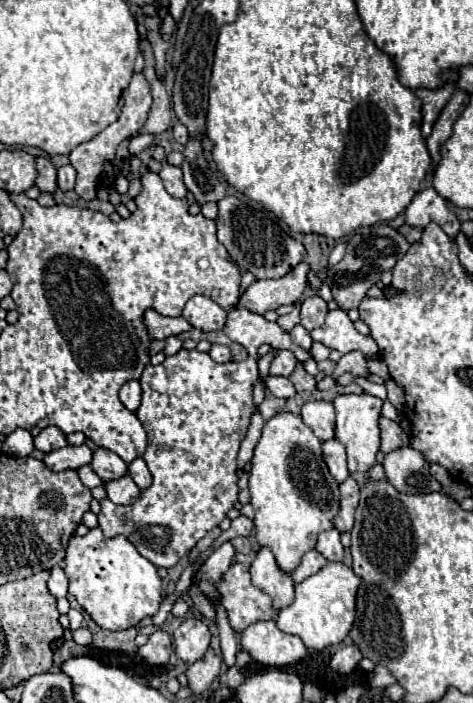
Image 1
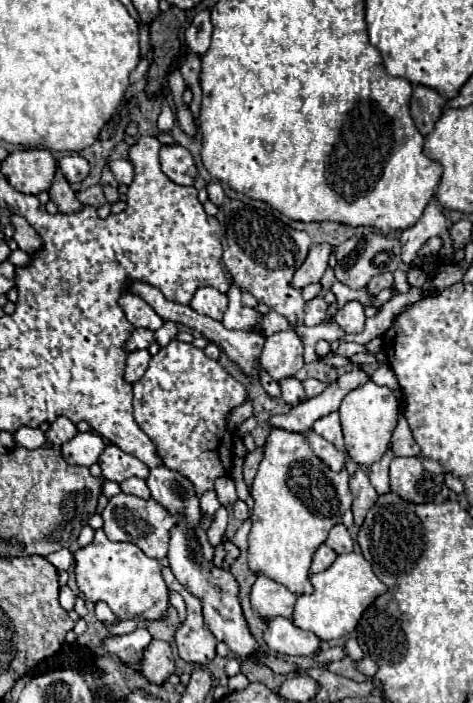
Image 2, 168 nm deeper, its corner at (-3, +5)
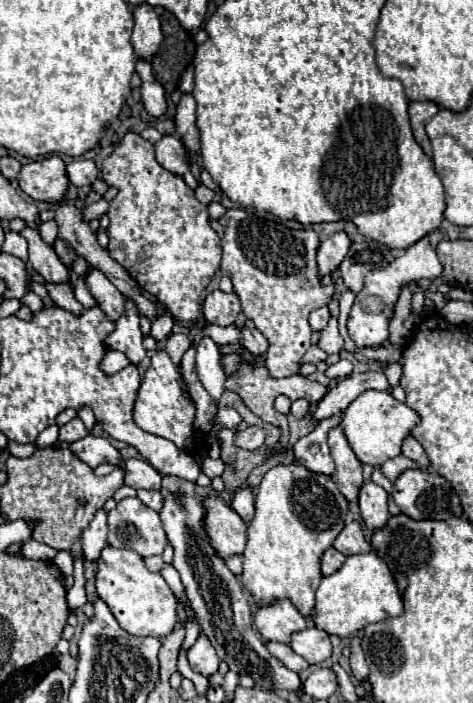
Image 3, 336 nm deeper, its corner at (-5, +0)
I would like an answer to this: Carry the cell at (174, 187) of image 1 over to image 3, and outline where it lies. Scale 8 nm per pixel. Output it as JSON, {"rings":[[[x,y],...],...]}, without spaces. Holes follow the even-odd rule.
{"rings":[[[162,136],[162,140],[156,142],[154,146],[156,146],[156,160],[160,162],[162,168],[180,176],[190,188],[198,188],[200,182],[190,172],[186,150],[178,136]]]}

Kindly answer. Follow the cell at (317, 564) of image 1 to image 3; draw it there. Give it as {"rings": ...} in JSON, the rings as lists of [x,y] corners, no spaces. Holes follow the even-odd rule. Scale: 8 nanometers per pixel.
{"rings":[[[328,548],[322,554],[322,576],[330,576],[332,572],[336,572],[342,564],[344,564],[346,556],[340,554],[336,548]]]}

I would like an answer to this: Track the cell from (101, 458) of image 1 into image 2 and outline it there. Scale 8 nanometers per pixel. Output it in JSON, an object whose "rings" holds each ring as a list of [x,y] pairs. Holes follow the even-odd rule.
{"rings":[[[108,445],[104,449],[104,453],[100,455],[100,461],[98,465],[102,467],[102,475],[104,479],[110,479],[110,481],[118,481],[122,483],[124,479],[130,479],[130,477],[140,477],[140,479],[146,479],[148,477],[148,467],[146,463],[142,463],[140,459],[136,459],[134,455],[130,453],[124,453],[120,447],[116,445]]]}

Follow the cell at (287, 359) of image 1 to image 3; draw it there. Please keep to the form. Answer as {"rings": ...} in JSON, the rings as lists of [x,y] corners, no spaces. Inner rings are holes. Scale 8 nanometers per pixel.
{"rings":[[[242,208],[228,210],[220,224],[224,228],[222,238],[222,274],[226,274],[232,284],[234,292],[242,302],[242,312],[250,318],[256,328],[268,338],[270,348],[266,352],[266,368],[274,378],[286,378],[298,374],[300,360],[310,348],[310,324],[308,314],[314,308],[326,306],[334,294],[334,286],[320,286],[318,268],[316,268],[316,248],[318,248],[318,234],[314,230],[292,230],[286,228],[276,216],[268,212],[248,212]]]}

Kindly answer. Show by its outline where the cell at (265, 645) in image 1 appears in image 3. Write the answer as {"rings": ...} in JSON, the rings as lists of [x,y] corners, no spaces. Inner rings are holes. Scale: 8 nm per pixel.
{"rings":[[[314,626],[294,632],[290,638],[290,648],[302,658],[306,658],[310,664],[318,664],[332,654],[330,636]]]}

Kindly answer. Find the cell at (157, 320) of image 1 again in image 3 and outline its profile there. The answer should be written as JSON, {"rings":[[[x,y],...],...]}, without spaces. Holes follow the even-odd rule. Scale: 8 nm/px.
{"rings":[[[92,268],[86,278],[86,286],[110,320],[116,322],[124,314],[126,298],[114,288],[114,284],[110,284],[110,280],[106,280],[106,276],[102,276],[102,272]]]}

